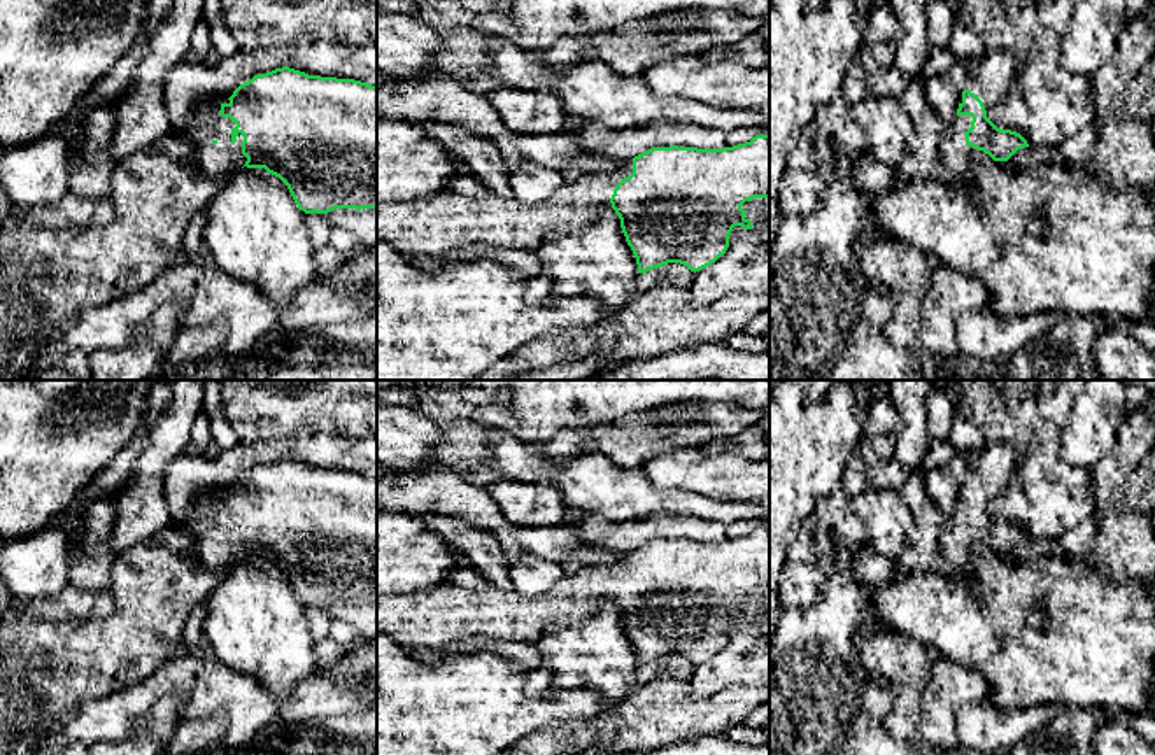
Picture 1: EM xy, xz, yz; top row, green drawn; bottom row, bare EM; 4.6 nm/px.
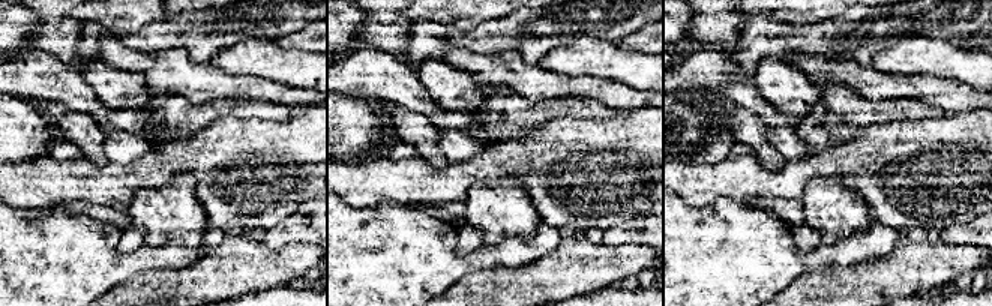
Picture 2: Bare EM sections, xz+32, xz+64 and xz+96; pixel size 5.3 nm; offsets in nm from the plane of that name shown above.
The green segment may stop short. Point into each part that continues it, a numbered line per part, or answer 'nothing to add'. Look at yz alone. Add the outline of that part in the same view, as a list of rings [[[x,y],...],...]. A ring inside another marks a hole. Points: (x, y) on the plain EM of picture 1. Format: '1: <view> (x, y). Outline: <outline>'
1: yz (956, 547). Outline: [[[957,508],[939,533],[941,554],[960,576],[973,573],[971,547],[974,541],[966,536],[964,527],[971,520],[971,513],[971,508]]]

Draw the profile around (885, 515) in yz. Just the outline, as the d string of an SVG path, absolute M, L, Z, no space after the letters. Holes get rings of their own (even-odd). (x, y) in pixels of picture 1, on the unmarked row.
M869 489L861 494L848 496L848 506L866 531L868 543L890 561L897 561L906 541L911 522L908 505L901 490Z

